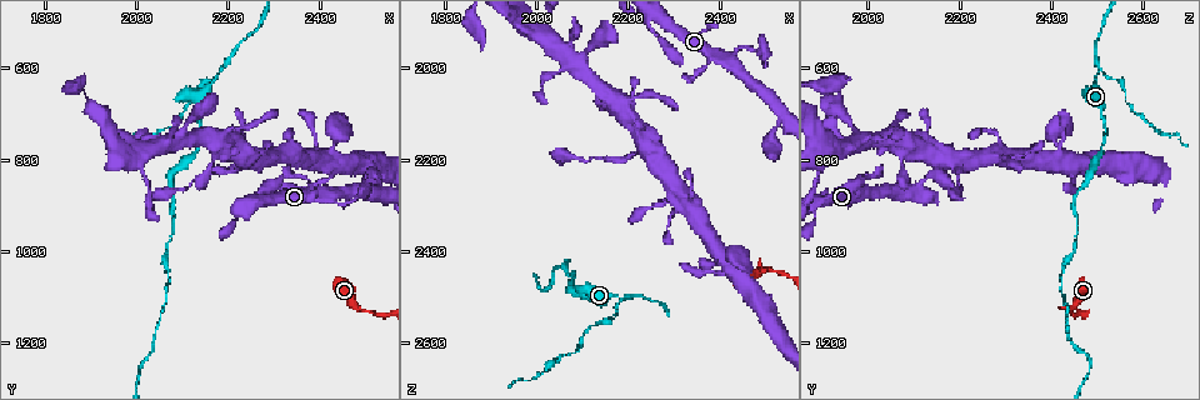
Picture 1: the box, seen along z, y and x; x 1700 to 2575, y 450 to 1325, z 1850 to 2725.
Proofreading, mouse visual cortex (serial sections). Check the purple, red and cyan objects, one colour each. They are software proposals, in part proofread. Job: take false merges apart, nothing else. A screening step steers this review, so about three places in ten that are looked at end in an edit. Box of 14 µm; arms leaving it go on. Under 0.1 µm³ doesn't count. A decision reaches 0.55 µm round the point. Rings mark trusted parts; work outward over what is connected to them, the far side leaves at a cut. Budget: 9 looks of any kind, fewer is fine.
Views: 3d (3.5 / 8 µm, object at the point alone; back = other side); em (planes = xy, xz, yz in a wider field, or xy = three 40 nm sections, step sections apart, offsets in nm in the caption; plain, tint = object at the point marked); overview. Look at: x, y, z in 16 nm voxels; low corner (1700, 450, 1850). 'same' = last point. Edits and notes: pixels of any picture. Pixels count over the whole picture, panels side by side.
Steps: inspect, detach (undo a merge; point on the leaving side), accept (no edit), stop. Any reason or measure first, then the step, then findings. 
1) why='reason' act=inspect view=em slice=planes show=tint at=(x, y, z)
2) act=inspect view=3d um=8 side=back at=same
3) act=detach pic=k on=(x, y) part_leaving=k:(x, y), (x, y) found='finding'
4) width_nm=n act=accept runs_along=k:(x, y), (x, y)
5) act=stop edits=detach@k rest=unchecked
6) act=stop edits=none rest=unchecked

why='abrupt turn' act=inspect view=3d um=3.5 at=(2180, 610, 2505)

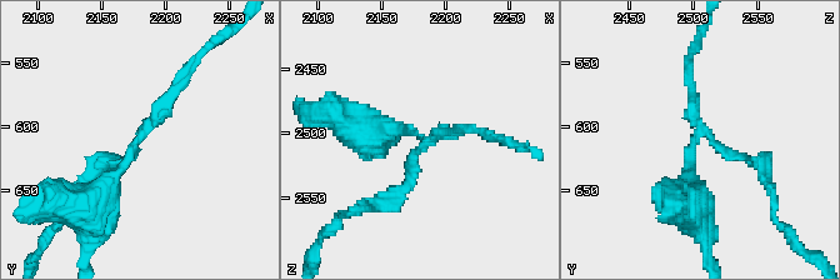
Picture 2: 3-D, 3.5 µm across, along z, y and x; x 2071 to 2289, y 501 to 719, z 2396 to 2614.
act=inspect view=em slice=xy step=5 show=tint at=(2182, 606, 2506)

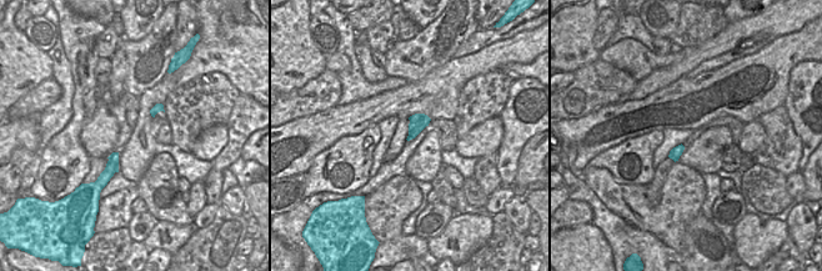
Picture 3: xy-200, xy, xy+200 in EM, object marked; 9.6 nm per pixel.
act=detach pic=2 on=(401, 191) part_leaving=2:(414, 158), (410, 186), (345, 215) found='two cells meet here'

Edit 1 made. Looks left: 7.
why='redraw' act=inspect view=overview

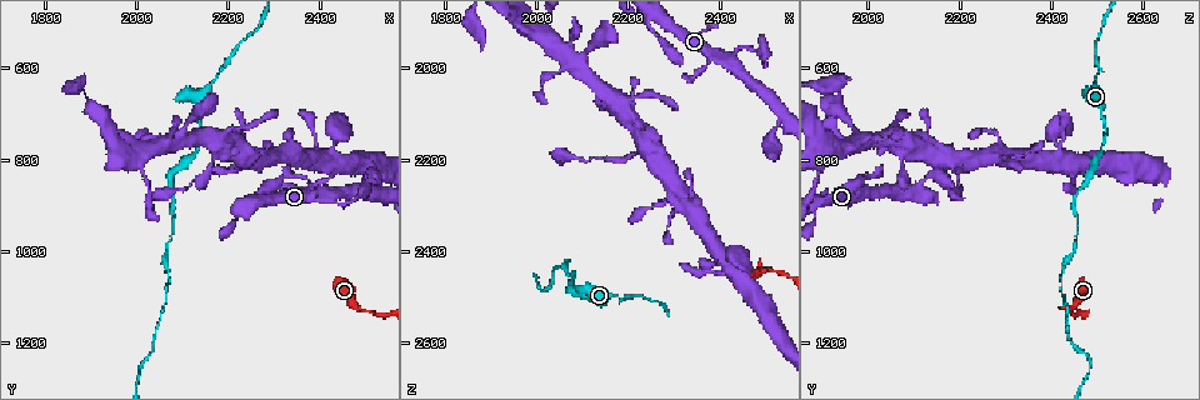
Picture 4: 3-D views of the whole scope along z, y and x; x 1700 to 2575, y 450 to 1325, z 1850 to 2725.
why='sharp bend' act=inspect view=3d um=3.5 at=(2540, 880, 2090)

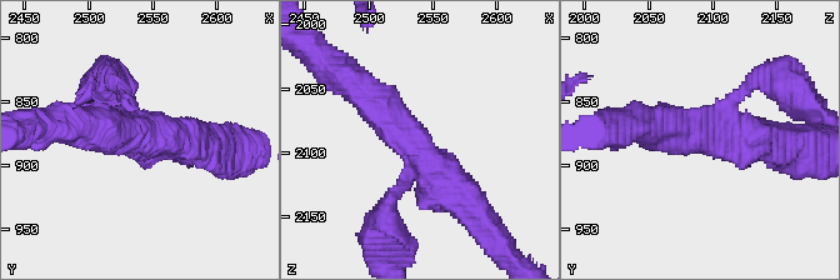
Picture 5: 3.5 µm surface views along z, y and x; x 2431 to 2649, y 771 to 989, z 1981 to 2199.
arms=3 arm_widths_nm=150,500,500 act=inspect view=em slice=xy step=3 show=tint at=(2536, 874, 2096)

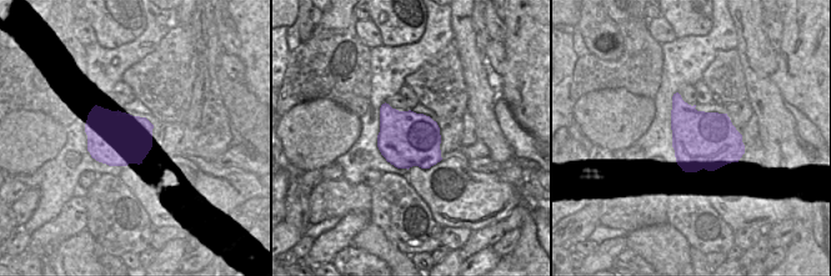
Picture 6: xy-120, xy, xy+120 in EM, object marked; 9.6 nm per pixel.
act=accept runs_along=5:(646, 125), (710, 133), (759, 83) found='continuous, no second cell'

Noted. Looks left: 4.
why='thin neck' act=inspect view=3d um=3.5 side=back at=(2525, 1130, 2450)

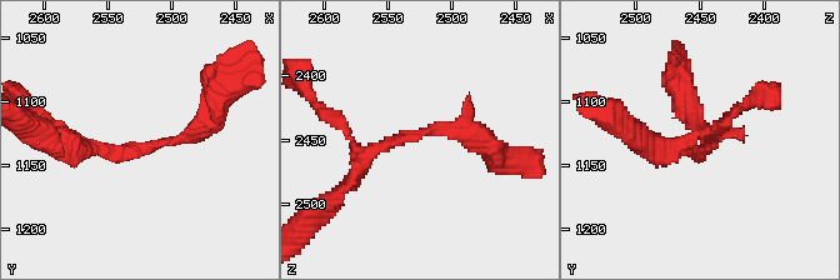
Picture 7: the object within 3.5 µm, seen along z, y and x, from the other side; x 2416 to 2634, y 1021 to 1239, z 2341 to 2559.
act=inspect view=em slice=xy step=3 show=tint at=(2524, 1134, 2442)

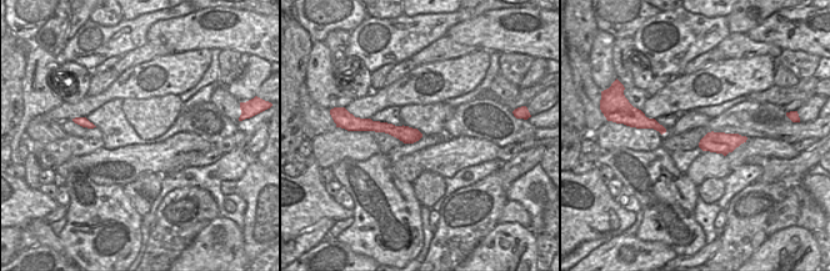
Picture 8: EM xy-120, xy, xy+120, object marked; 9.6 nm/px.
arm_widths_nm=200,250 act=accept runs_along=7:(210, 116), (188, 139), (80, 146) found='continuous, no second cell'

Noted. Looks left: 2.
act=inspect view=3d um=8 at=(2250, 875, 1915)

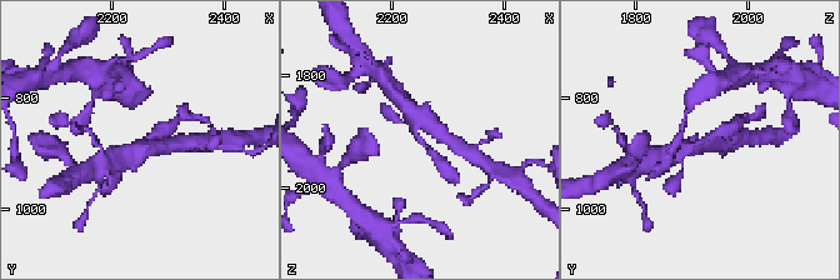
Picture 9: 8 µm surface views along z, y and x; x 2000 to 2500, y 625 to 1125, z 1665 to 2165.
arms=4 arm_widths_nm=250,450,450,500 act=inspect view=em slice=xy step=2 show=tint at=(2250, 875, 1910)

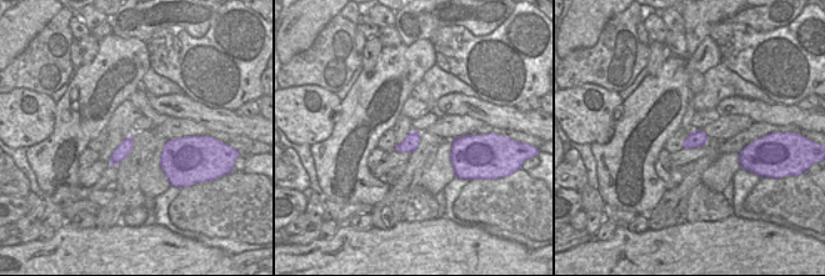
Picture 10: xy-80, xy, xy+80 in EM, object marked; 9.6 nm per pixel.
act=accept runs_along=9:(690, 148), (685, 146), (723, 133) found='one cell here'

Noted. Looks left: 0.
act=stop edits=detach@2 rest=unchecked

